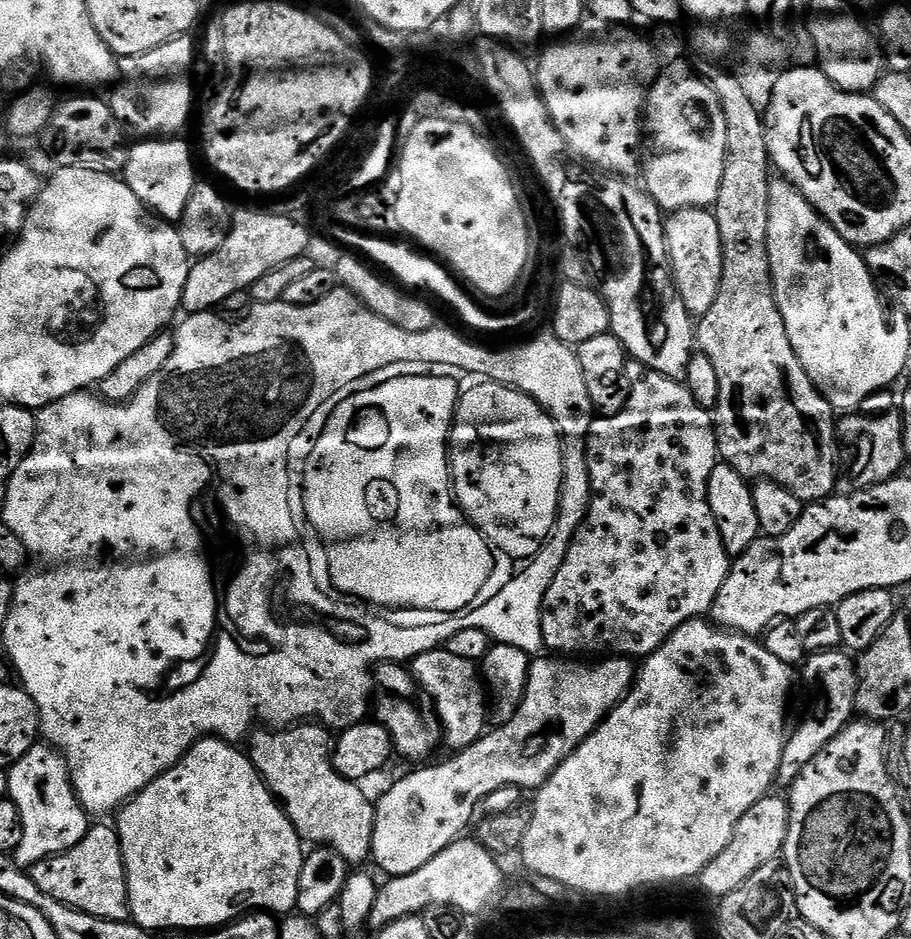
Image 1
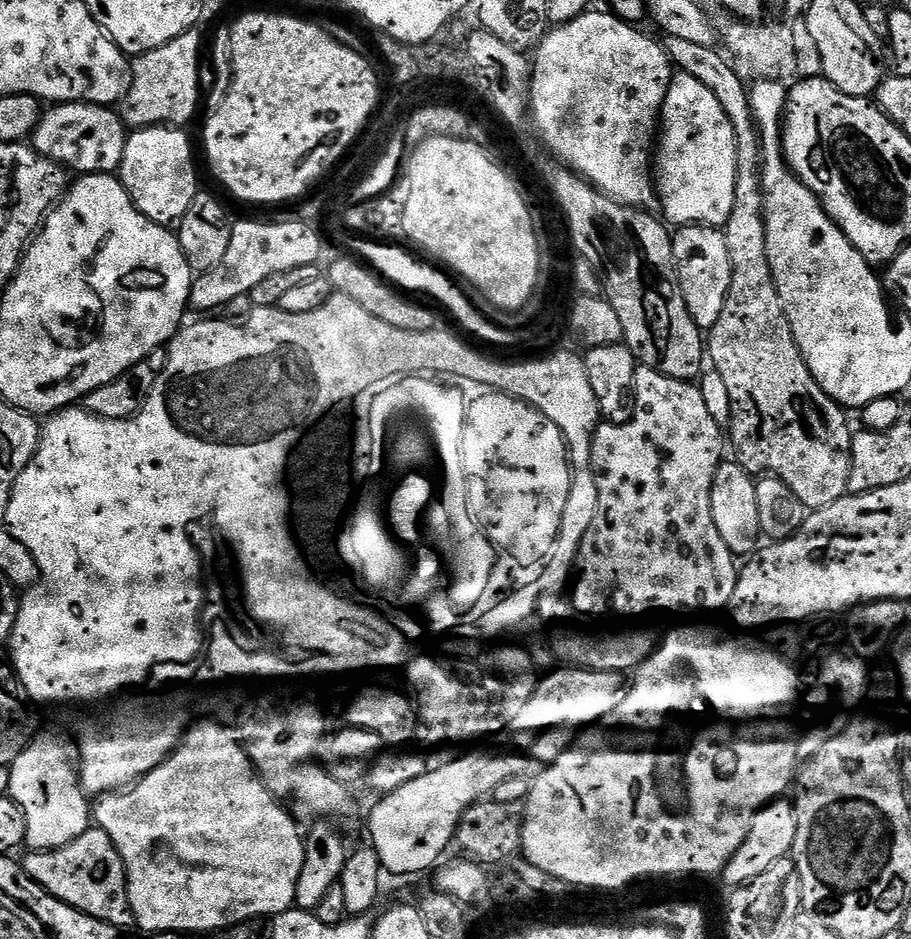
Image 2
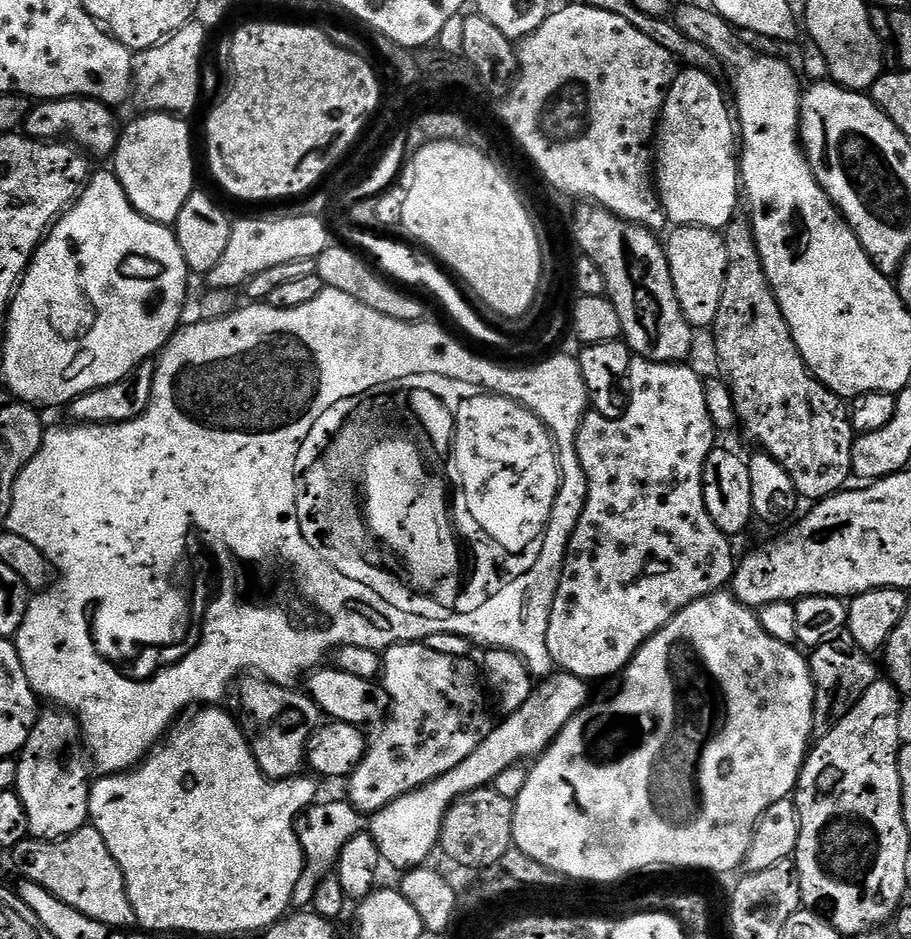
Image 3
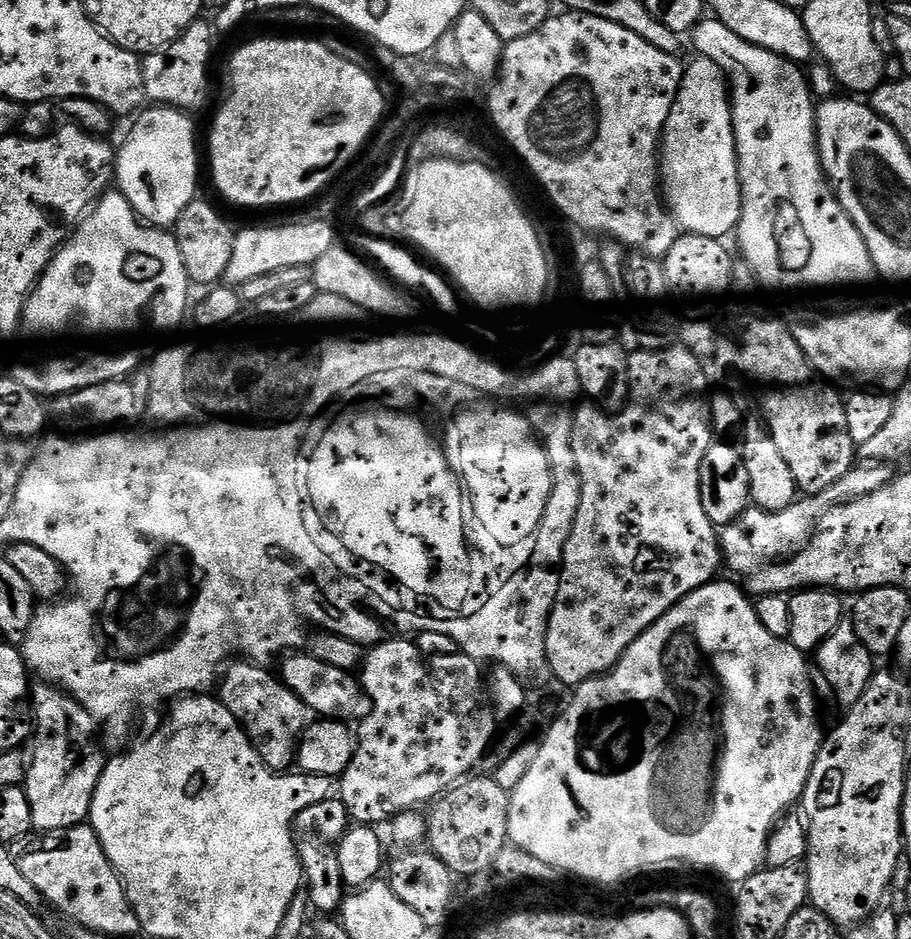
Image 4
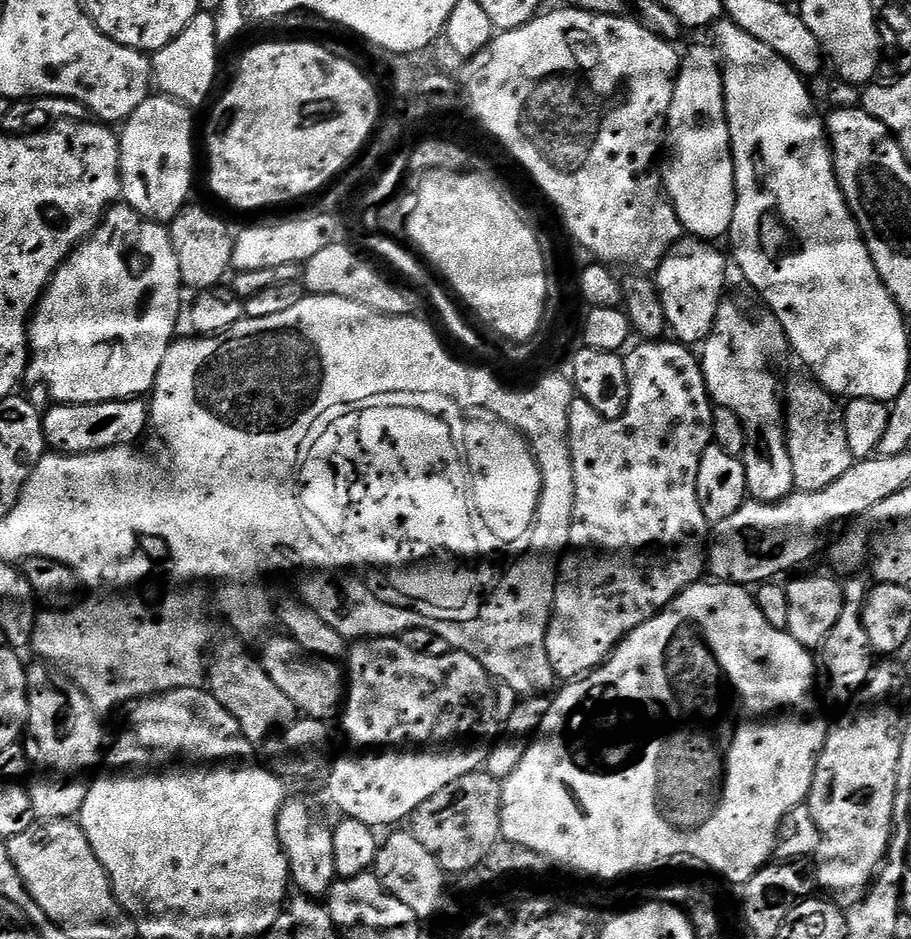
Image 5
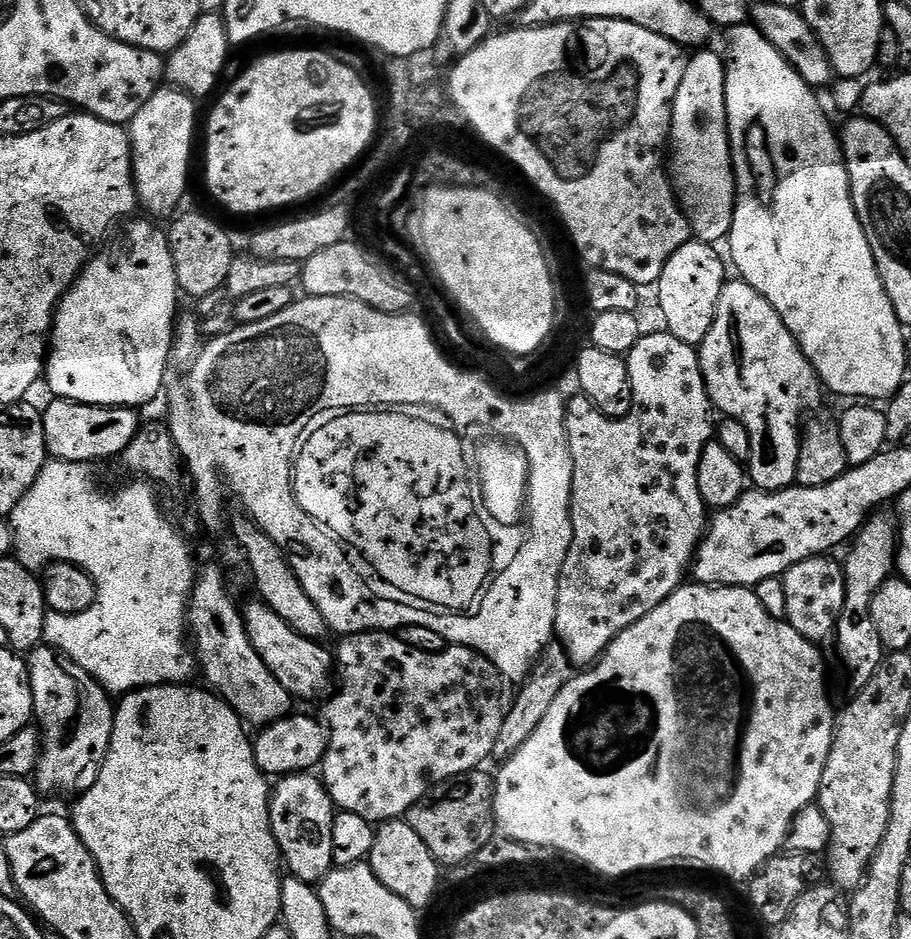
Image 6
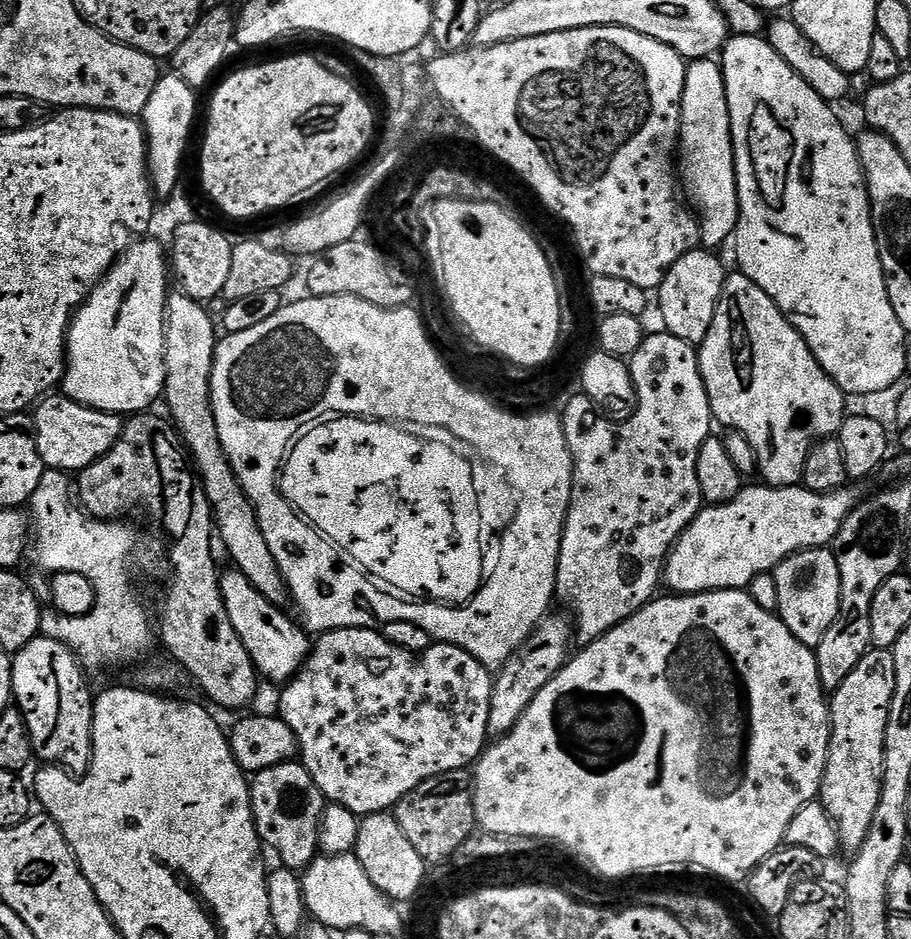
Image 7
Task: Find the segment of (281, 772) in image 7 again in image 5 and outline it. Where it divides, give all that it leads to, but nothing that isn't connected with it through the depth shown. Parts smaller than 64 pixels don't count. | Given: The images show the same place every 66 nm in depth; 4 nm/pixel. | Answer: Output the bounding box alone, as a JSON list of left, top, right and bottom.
[276,800,337,900]

